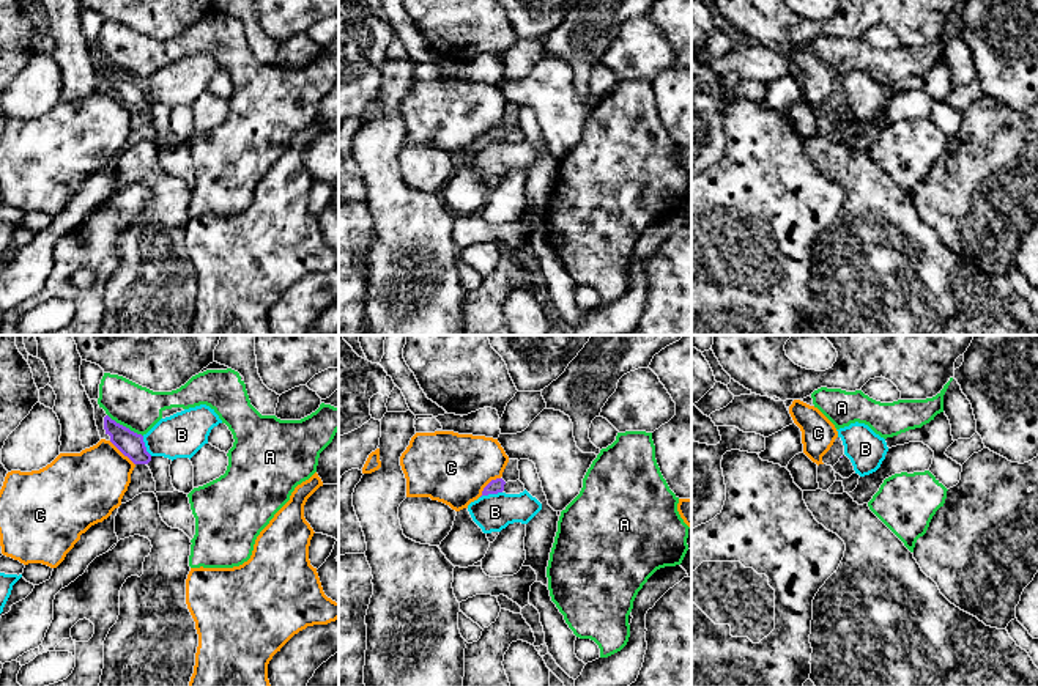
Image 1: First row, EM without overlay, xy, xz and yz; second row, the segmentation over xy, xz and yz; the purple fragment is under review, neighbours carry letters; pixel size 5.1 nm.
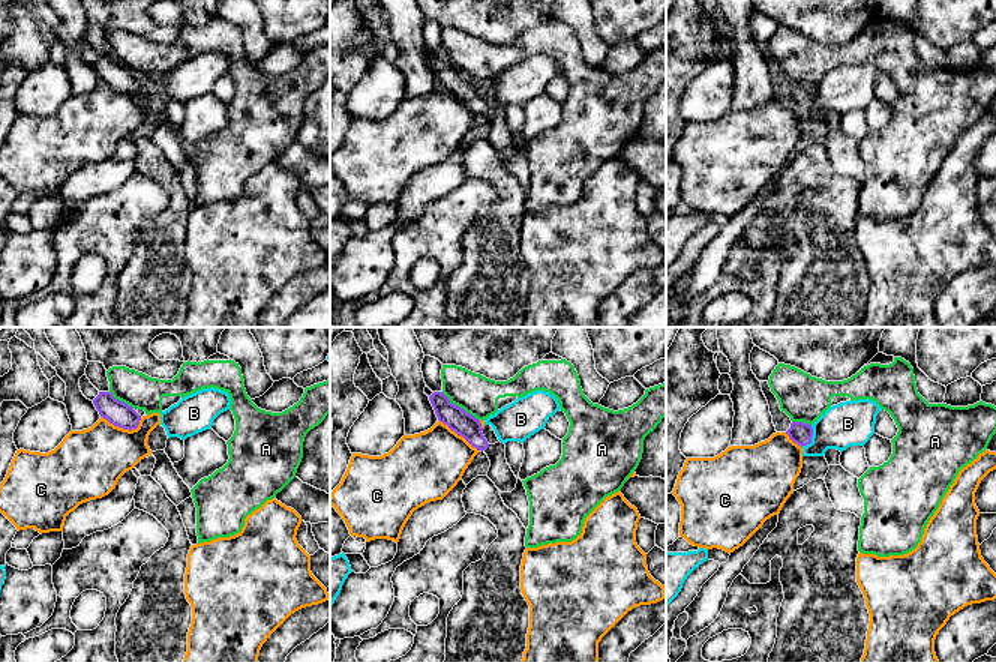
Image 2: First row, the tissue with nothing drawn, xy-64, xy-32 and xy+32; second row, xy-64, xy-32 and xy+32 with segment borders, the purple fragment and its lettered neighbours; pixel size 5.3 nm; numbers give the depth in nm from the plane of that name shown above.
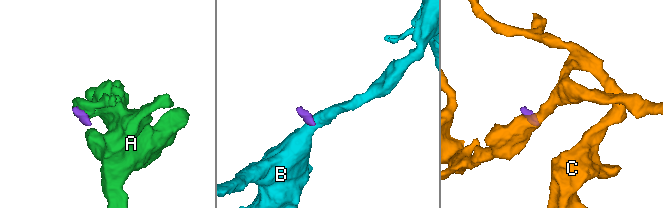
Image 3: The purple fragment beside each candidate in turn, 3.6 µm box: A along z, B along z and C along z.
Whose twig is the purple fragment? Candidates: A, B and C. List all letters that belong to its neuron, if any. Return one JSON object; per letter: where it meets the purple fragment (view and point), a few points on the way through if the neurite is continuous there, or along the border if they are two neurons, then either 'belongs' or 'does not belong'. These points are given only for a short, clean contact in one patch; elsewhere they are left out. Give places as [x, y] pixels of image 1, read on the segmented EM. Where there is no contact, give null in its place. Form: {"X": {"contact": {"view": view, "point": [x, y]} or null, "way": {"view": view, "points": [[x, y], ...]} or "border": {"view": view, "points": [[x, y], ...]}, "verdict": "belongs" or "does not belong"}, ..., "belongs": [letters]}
{"A": {"contact": {"view": "xy", "point": [125, 427]}, "border": {"view": "xy", "points": [[107, 414], [142, 436]]}, "verdict": "does not belong"}, "B": {"contact": {"view": "xz", "point": [490, 493]}, "border": {"view": "xz", "points": [[501, 491], [481, 497]]}, "verdict": "does not belong"}, "C": {"contact": {"view": "xy", "point": [122, 452]}, "border": {"view": "xy", "points": [[109, 441], [134, 464]]}, "verdict": "does not belong"}, "belongs": []}

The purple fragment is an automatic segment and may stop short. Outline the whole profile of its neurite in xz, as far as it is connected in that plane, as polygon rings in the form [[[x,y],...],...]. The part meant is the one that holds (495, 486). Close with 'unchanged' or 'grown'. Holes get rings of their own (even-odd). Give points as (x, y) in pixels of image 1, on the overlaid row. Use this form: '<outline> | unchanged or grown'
[[[502,478],[491,480],[482,491],[482,496],[488,494],[498,494],[498,492],[506,492],[506,494],[520,494],[525,491],[525,485],[517,480],[517,481],[504,481]]] | grown

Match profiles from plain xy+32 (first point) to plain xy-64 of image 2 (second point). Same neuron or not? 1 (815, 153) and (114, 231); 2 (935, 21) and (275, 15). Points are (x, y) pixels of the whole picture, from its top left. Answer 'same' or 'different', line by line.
1: different
2: same

